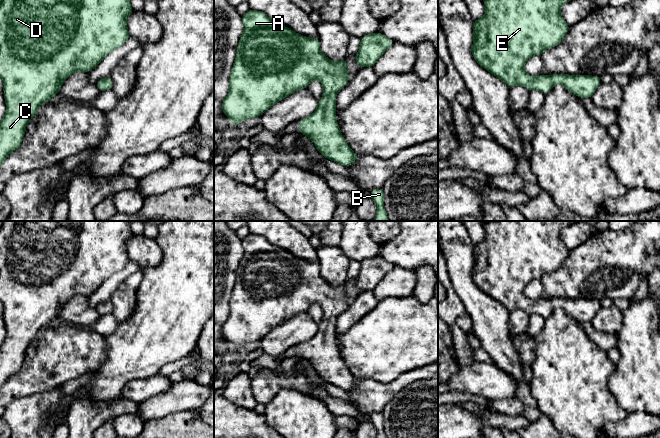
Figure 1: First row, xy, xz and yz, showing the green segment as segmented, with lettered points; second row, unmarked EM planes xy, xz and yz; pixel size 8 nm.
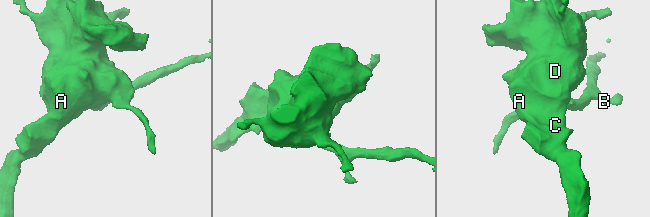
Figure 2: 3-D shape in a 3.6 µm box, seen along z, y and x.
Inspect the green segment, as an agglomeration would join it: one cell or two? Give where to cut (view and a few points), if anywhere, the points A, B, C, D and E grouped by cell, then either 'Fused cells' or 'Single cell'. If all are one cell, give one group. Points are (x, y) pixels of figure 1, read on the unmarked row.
No split. Groups: A B C D E. Single cell

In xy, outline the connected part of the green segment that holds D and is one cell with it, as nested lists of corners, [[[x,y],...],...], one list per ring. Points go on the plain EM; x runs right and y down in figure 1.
[[[3,221],[0,227],[0,300],[4,308],[6,337],[0,345],[0,390],[11,376],[21,370],[26,350],[38,336],[39,330],[60,317],[62,308],[70,299],[78,295],[89,297],[109,277],[121,271],[131,261],[127,252],[127,241],[133,235],[128,221]]]

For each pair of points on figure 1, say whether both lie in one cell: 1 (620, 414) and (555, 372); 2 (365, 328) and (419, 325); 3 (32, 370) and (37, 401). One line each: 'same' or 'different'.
1: same
2: same
3: different

